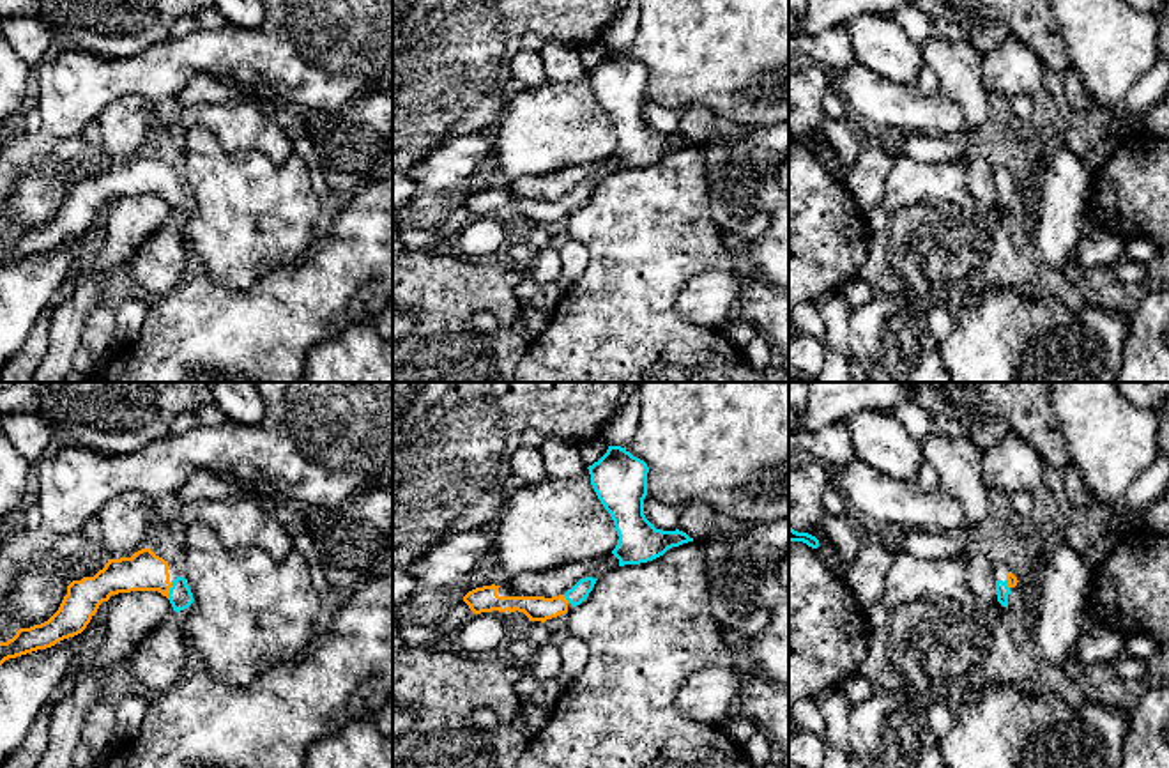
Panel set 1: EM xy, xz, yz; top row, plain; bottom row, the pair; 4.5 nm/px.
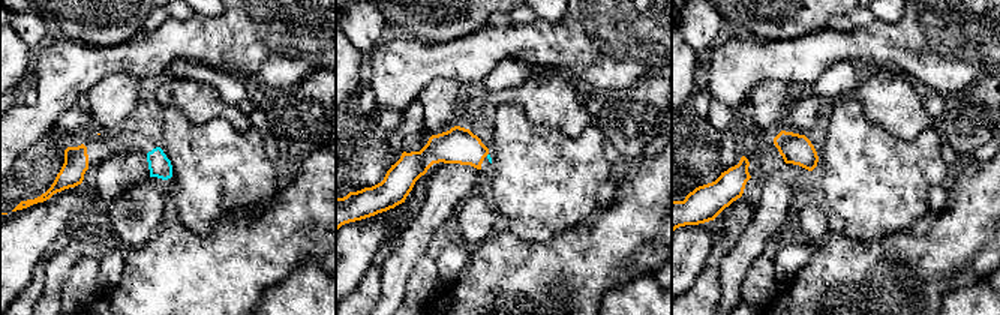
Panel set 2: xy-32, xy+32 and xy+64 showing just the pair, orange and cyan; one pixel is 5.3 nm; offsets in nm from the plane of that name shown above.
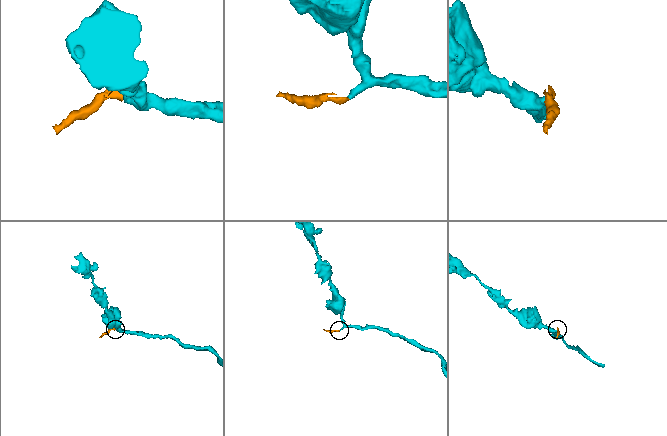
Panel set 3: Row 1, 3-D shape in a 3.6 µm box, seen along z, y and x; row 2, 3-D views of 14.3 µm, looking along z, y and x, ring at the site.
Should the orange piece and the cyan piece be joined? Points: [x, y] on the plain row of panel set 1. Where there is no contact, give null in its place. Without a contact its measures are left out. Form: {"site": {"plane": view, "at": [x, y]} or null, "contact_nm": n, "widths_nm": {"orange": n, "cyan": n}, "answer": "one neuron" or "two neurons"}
{"site": {"plane": "xy", "at": [168, 193]}, "contact_nm": 80, "widths_nm": {"orange": 180, "cyan": 110}, "answer": "one neuron"}

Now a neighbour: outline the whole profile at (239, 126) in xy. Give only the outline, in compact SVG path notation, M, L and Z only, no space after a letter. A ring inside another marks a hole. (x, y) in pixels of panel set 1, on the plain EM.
M255 101L186 106L179 124L187 131L195 127L210 131L226 152L260 150L272 165L283 165L294 154L294 136L274 124Z

